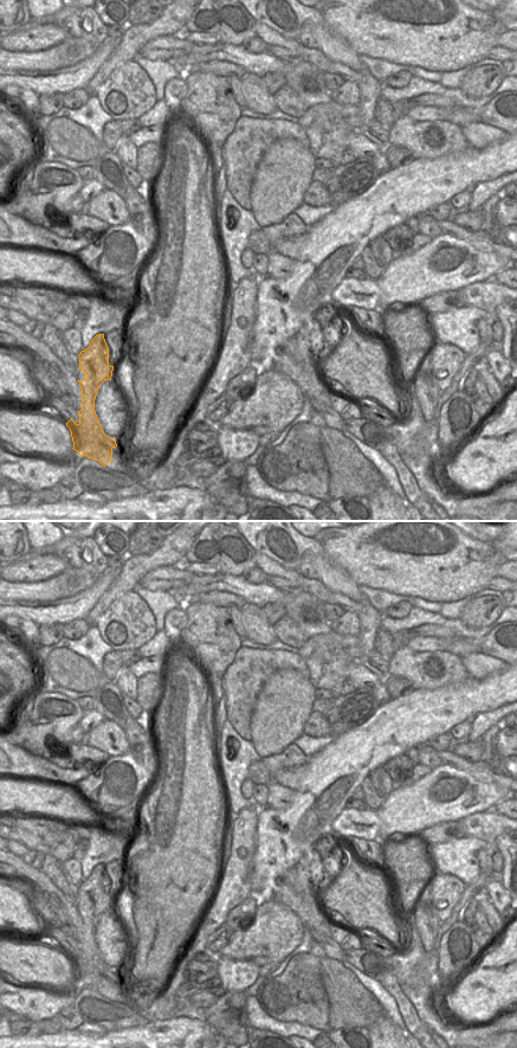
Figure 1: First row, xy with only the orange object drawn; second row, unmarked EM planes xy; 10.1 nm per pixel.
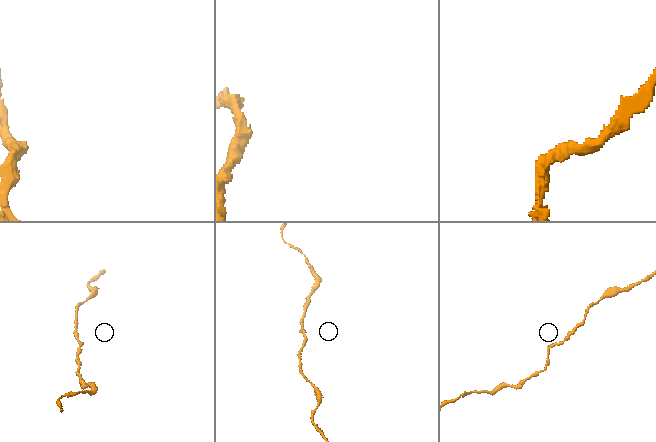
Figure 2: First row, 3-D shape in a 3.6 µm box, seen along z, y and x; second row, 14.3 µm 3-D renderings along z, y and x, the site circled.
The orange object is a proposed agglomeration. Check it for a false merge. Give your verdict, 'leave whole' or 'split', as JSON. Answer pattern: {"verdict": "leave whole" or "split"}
{"verdict": "leave whole"}

